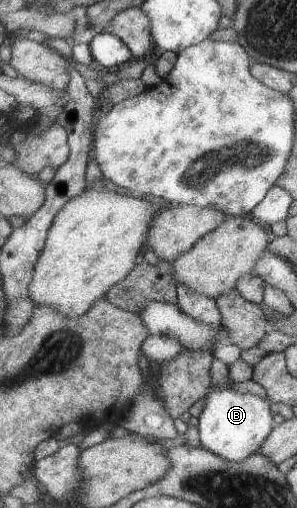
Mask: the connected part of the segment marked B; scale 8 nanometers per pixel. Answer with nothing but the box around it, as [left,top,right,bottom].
[198,359,275,462]

